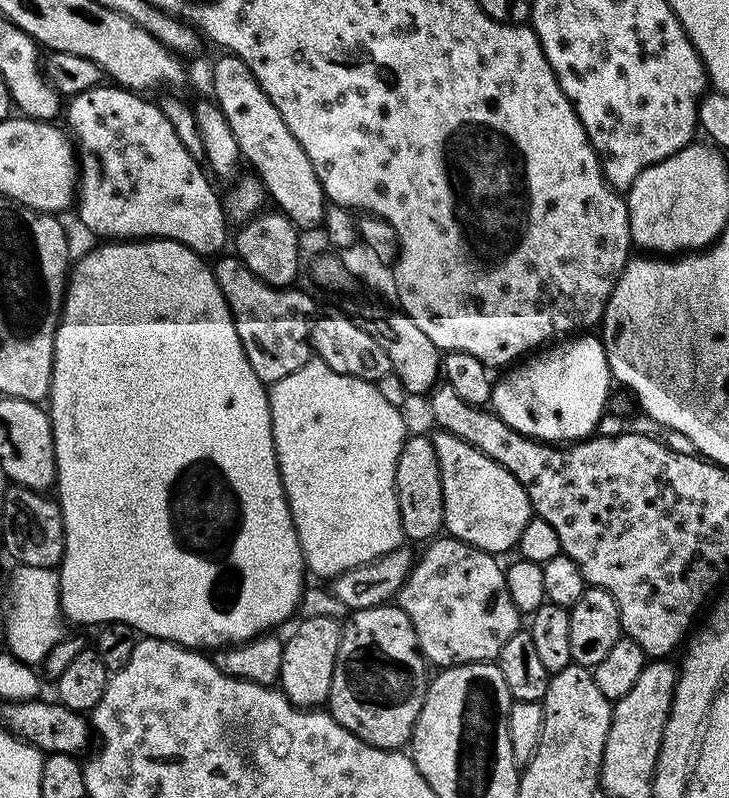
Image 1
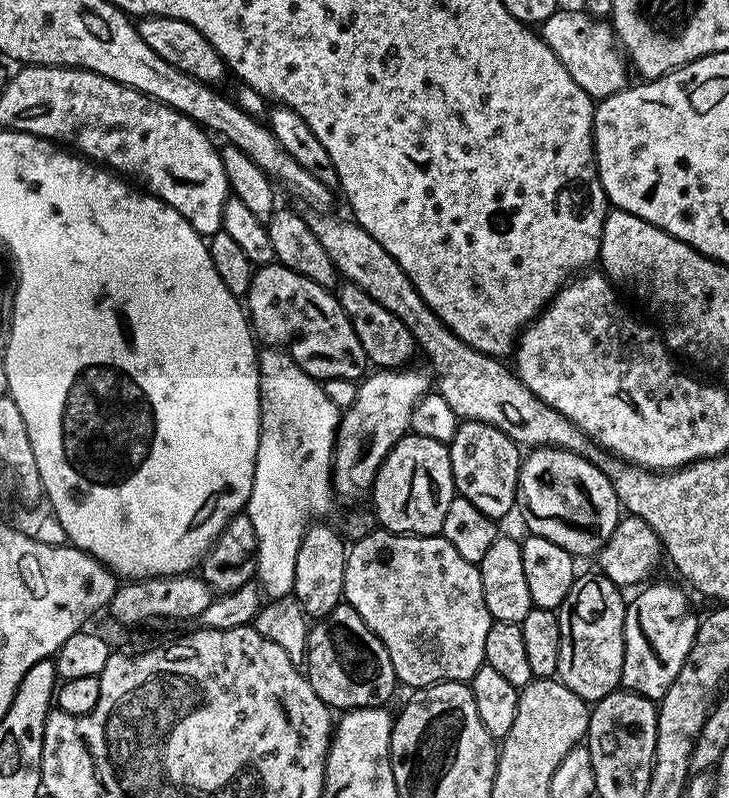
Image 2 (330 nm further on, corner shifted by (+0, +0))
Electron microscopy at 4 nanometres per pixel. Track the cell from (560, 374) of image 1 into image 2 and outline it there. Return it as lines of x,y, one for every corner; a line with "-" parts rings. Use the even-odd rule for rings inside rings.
536,448
525,455
516,501
531,535
562,546
576,558
595,557
602,551
622,516
617,492
606,474
584,456
561,448

